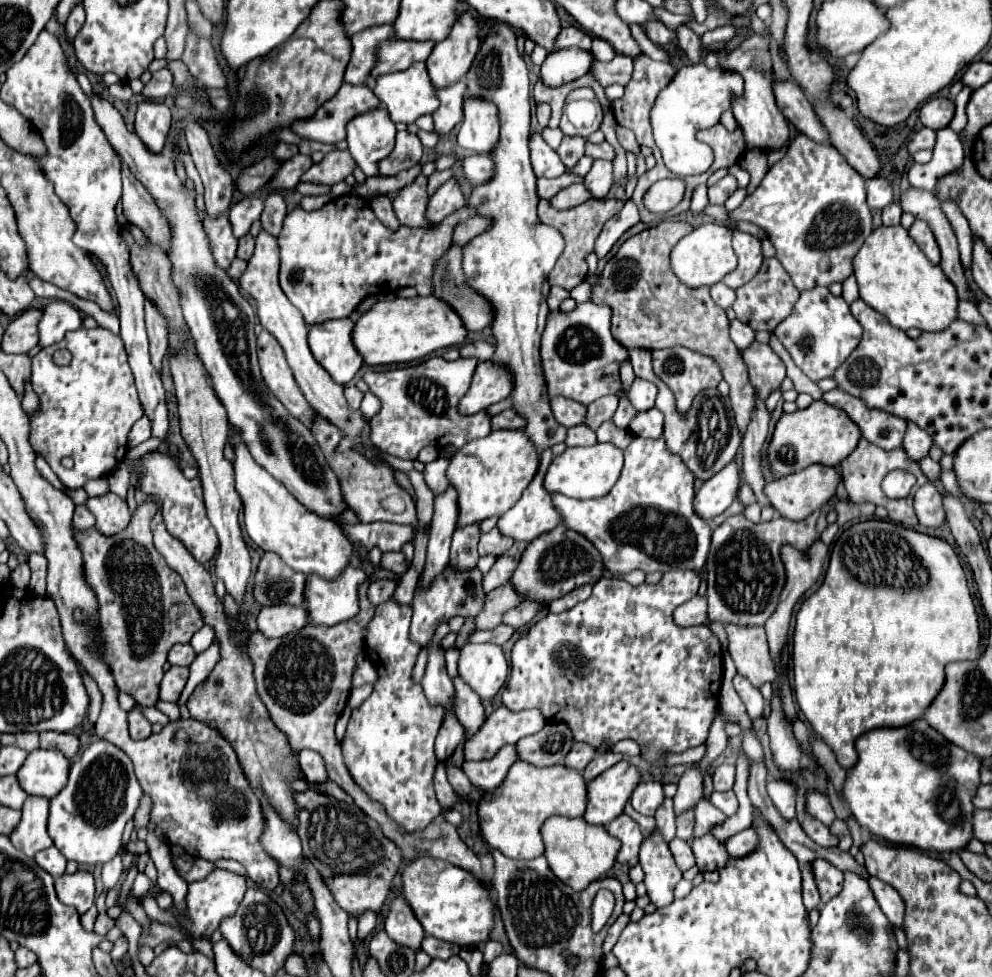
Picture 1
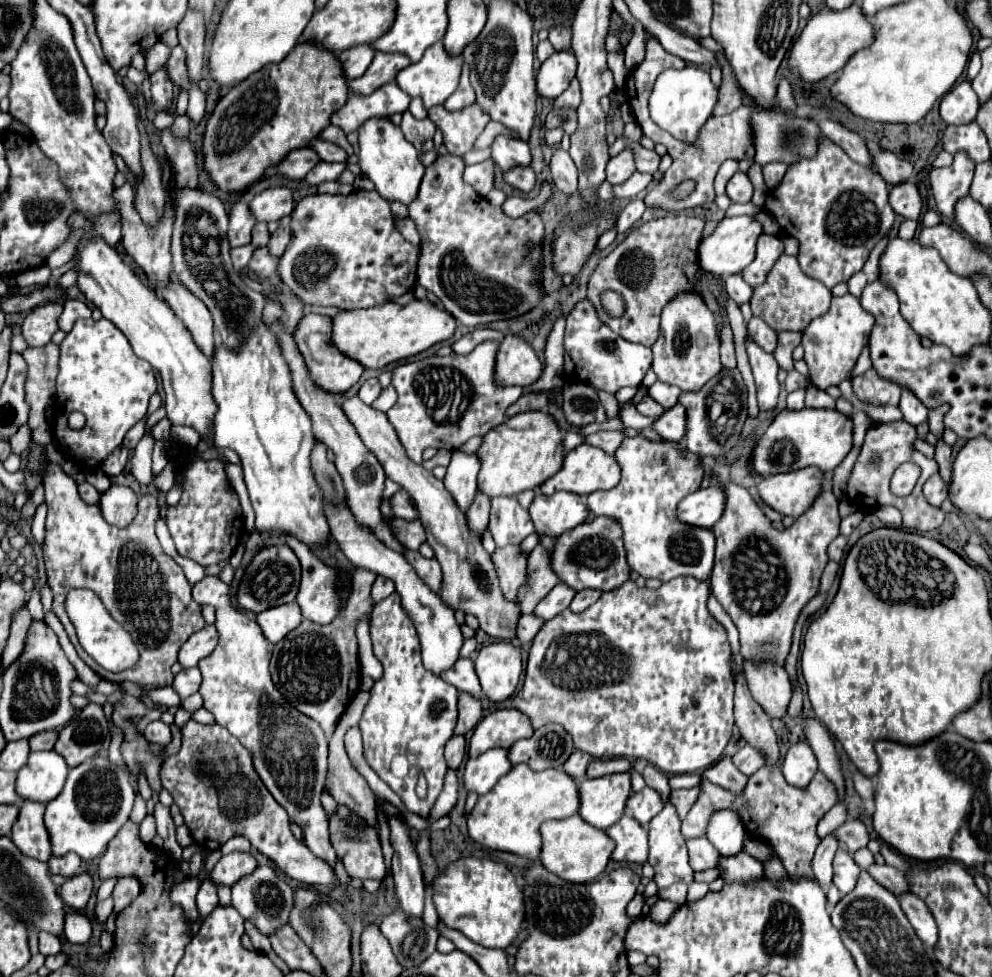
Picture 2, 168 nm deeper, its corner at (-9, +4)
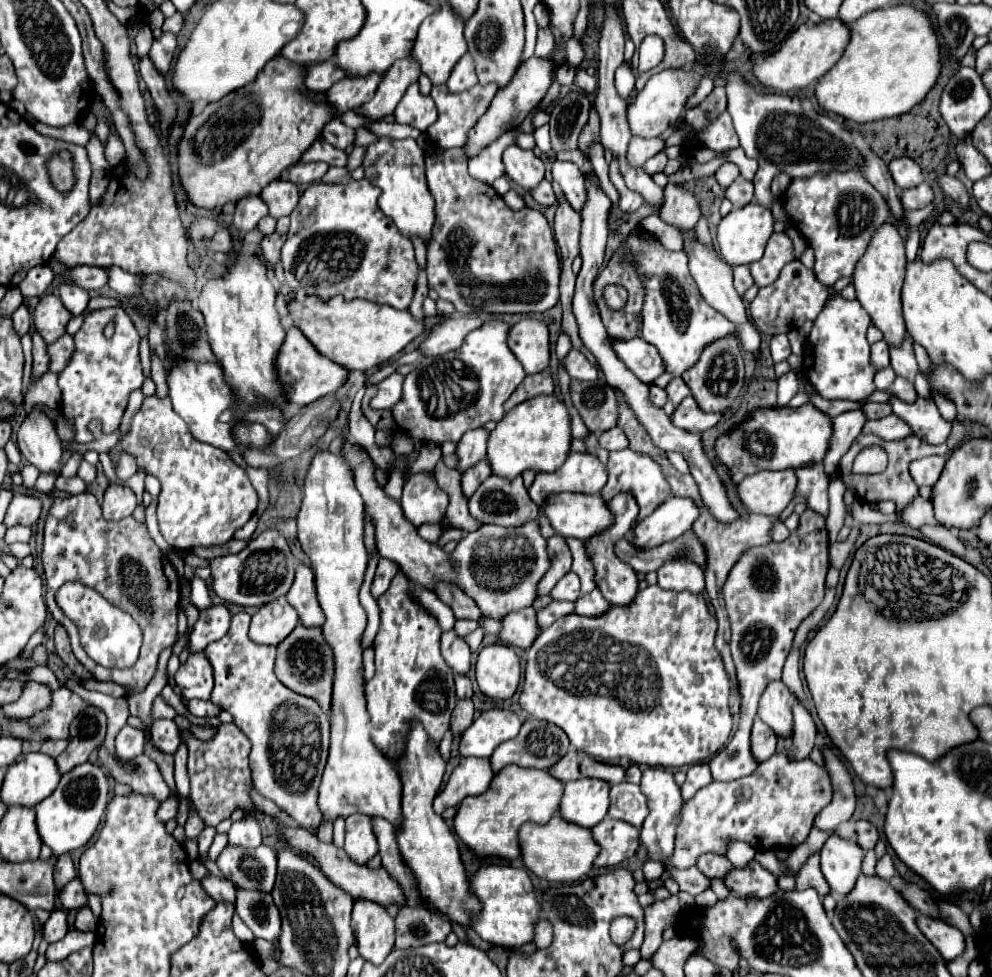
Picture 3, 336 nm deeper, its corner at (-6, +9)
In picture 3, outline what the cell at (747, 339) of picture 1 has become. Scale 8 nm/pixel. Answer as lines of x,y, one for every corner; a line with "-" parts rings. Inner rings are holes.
776,334
770,342
770,352
774,362
782,362
790,356
790,344
788,344
788,336
786,334

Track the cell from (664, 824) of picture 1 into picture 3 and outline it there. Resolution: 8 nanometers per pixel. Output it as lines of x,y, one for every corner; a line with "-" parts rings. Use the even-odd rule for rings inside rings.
704,762
704,764
694,764
694,766
690,766
688,778
686,778
686,782
682,784
682,798
684,798
684,800
690,800
700,788
704,788
706,784
710,784
712,780
714,780
714,778
712,778
710,768
708,768
706,762

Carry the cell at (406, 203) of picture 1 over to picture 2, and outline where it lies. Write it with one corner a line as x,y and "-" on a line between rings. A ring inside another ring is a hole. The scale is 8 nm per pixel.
449,153
439,155
427,169
421,181
417,197
407,205
409,217
415,221
421,237
421,259
419,259
419,285
435,293
441,305
467,327
489,325
499,319
513,319
533,309
541,297
535,289
535,261
529,261
525,251
527,241
543,243
543,221
535,211
525,213
519,219
509,219
499,207
491,207
481,195
477,195
463,179
463,159

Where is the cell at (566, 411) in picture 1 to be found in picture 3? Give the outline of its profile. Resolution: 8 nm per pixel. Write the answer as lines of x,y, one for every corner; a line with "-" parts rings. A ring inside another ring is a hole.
572,378
570,380
570,398
572,398
572,404
574,408
578,410
578,414
582,416
584,424
588,426
590,432
594,434
602,434
610,428
614,428
618,424
618,402
616,402
616,392
612,386
608,386
602,378
596,378
596,380
576,380

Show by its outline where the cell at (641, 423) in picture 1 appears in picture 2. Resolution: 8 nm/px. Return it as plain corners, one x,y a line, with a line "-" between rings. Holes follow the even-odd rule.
675,405
665,409
661,417
657,417
651,429
665,441
681,441
685,435
685,407

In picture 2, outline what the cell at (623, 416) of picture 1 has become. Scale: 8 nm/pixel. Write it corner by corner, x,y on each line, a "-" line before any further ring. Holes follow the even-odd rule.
645,395
643,401
637,403
637,411
639,411
641,415
647,415
647,417
659,417
659,415
663,413
663,407
657,405
649,395

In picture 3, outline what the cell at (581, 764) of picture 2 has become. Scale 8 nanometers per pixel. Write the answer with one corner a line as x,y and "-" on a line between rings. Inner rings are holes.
568,752
562,760
558,760
554,766
550,766
550,774
554,778
558,778
560,782
570,782
570,780
578,780
580,778
580,770
578,770
578,754
576,752

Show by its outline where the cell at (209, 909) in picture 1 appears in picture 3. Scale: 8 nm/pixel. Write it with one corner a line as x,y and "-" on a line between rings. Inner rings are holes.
246,814
240,822
232,824
230,832
228,832
228,844
234,846
242,846
242,848
256,848
262,844
262,832
260,832
260,824
256,820
254,814

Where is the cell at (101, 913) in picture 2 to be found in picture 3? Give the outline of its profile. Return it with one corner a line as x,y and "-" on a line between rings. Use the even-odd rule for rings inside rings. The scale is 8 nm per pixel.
82,908
82,910
78,910
78,914
76,914
74,928
76,928
76,930
82,930
82,932
94,930
94,928
96,928
96,922
98,922
98,918
90,912
90,908

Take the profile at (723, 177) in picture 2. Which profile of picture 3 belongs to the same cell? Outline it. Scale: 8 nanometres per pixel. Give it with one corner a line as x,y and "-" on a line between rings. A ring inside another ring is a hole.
722,164
720,168
718,168
718,172
716,172
716,178
718,178
718,182
720,182
720,186
728,186
734,178
738,178
740,176
740,172
738,172
738,168
734,166
734,164

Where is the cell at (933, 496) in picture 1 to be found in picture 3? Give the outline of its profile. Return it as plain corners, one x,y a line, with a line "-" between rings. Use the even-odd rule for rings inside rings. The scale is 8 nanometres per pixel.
926,456
910,464
910,474
916,484
934,486
942,474
944,464
946,464
946,456

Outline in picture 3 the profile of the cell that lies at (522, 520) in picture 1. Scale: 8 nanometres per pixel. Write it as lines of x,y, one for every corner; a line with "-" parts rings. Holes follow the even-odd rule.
554,494
550,496
544,514
560,536
582,540
590,540
614,524
614,516
600,494

